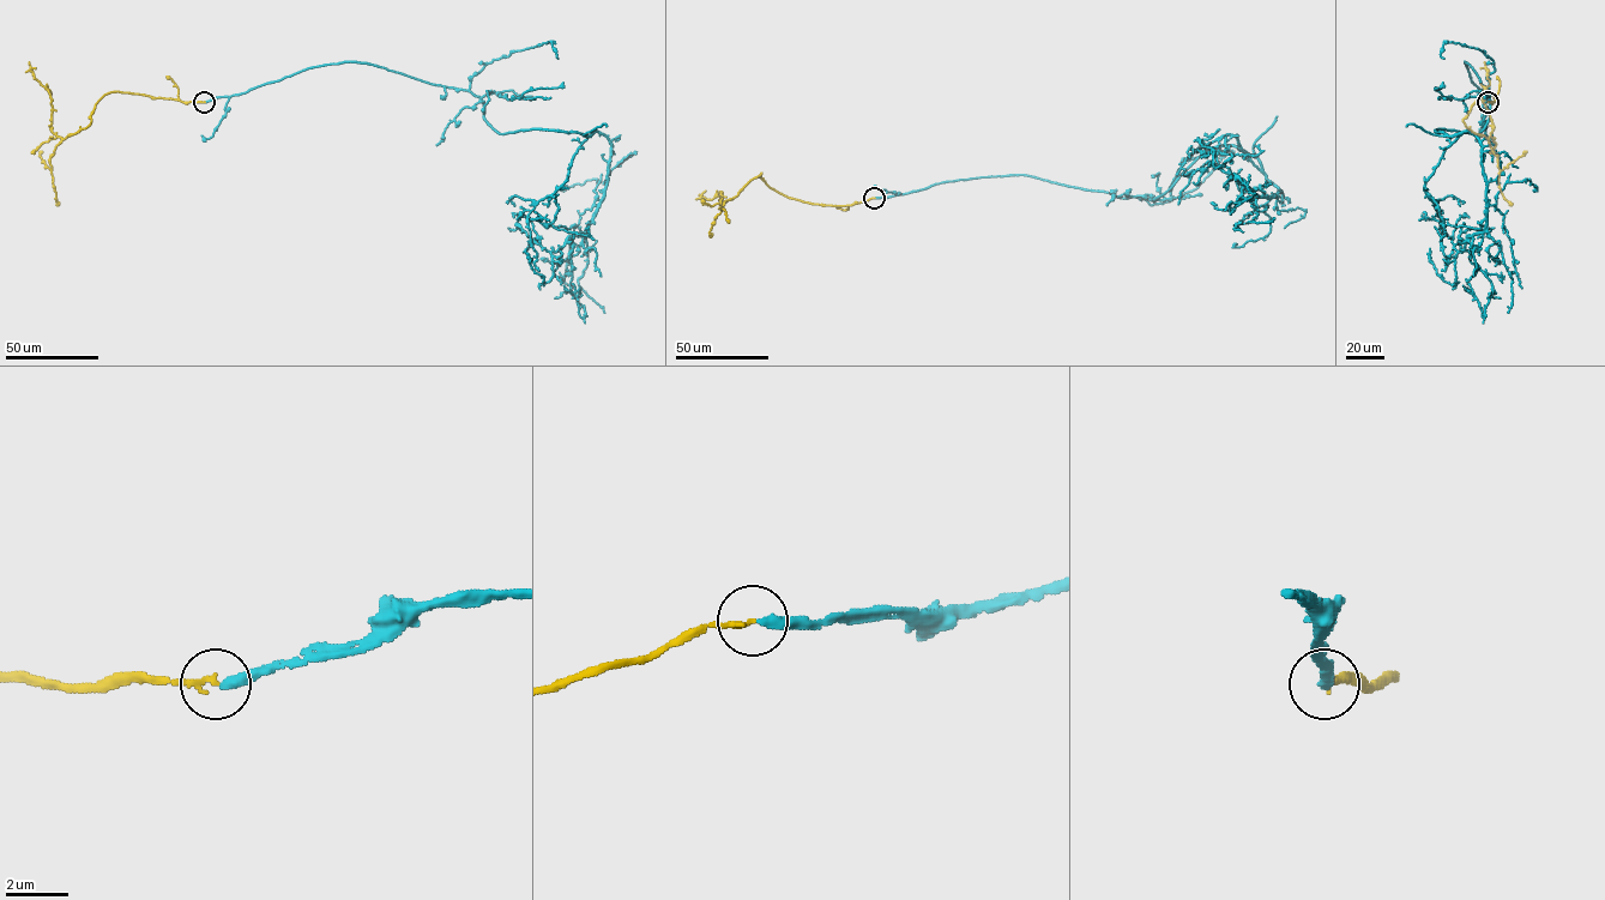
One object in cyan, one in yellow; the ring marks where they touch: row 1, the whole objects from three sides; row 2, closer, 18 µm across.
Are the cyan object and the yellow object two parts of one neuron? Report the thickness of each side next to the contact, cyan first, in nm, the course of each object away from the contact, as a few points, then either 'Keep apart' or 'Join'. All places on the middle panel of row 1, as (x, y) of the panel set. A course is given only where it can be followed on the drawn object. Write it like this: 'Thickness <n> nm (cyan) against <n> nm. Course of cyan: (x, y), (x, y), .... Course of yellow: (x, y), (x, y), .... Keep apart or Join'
Thickness 320 nm (cyan) against 180 nm. Course of cyan: (874, 198), (1026, 175), (1153, 200), (1225, 145), (1280, 191), (1242, 180), (1241, 203), (1255, 195), (1234, 173). Course of yellow: (874, 198), (840, 206), (808, 203), (771, 188), (761, 173), (722, 203), (722, 192), (712, 199), (699, 194). Keep apart

